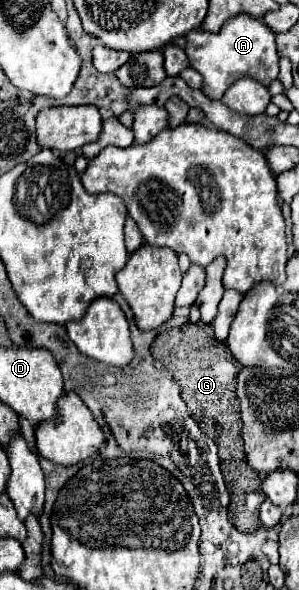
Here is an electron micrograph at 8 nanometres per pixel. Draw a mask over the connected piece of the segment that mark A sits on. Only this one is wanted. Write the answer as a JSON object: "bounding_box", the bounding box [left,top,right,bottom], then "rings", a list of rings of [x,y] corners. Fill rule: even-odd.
{"bounding_box":[186,16,278,100],"rings":[[[234,16],[230,18],[218,34],[210,34],[206,30],[190,30],[186,34],[186,56],[190,68],[202,74],[202,92],[210,100],[220,100],[230,84],[234,84],[242,76],[250,76],[262,84],[276,80],[278,76],[278,52],[274,42],[274,32],[262,24],[258,18],[250,16]]]}

